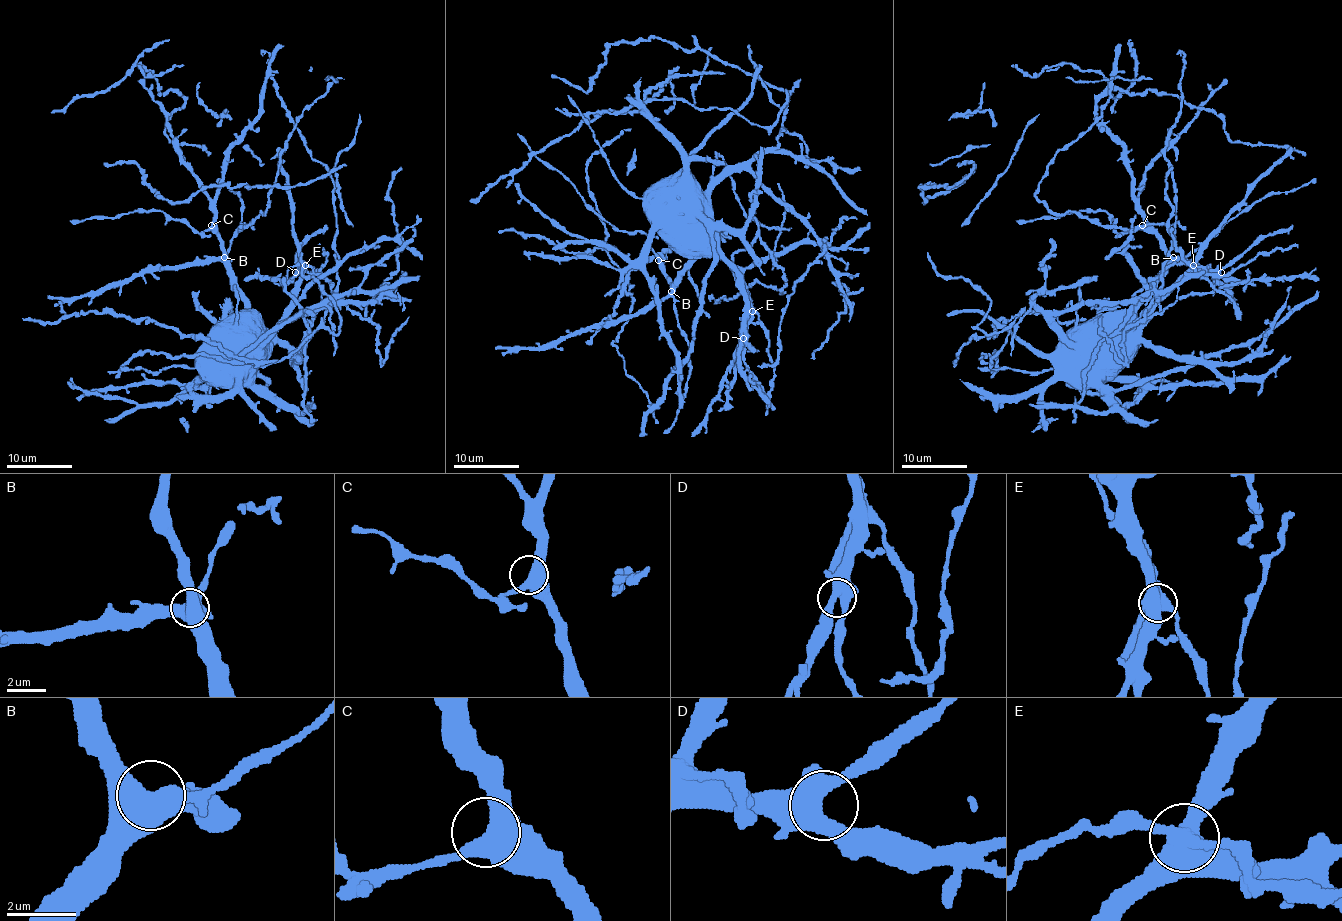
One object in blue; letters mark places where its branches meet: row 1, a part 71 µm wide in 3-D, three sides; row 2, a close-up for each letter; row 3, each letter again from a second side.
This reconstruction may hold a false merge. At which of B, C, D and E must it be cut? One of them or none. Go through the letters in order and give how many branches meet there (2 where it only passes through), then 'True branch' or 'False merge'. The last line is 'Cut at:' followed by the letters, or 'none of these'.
B: Branches: 4. True branch
C: Branches: 3. True branch
D: Branches: 4. True branch
E: Branches: 4. True branch
Cut at: none of these

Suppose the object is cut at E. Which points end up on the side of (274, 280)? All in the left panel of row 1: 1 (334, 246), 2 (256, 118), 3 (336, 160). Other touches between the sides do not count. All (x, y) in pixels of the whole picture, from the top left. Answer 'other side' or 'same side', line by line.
1: other side
2: same side
3: same side

